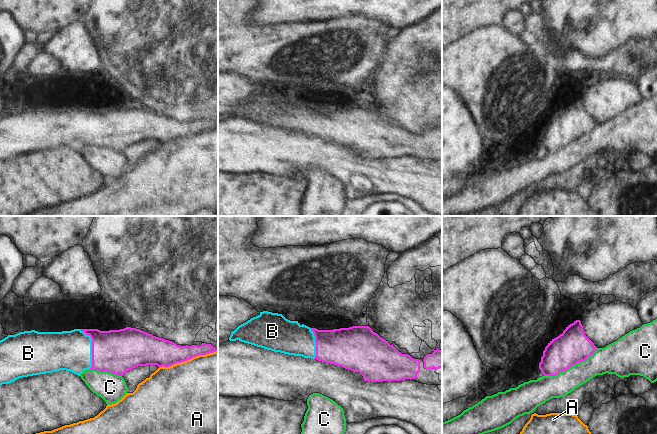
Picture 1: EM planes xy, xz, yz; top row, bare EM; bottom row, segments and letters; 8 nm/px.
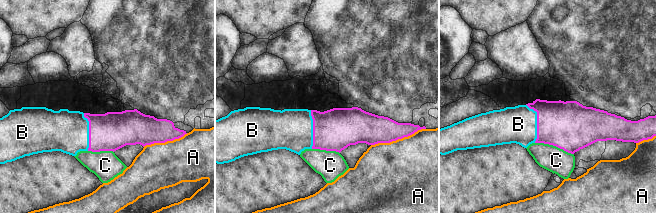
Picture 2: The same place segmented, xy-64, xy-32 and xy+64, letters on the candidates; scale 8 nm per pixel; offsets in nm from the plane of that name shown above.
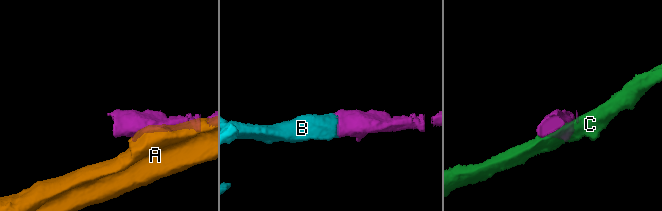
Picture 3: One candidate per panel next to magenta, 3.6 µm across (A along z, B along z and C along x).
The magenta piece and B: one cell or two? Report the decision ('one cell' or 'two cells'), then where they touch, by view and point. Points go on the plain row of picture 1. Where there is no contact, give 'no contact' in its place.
one cell | xy (92, 124)

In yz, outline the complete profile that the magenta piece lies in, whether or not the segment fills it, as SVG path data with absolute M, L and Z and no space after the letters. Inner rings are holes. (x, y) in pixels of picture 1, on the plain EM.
M580 96L574 97L543 127L539 145L544 152L556 152L594 130L597 123L585 111Z

